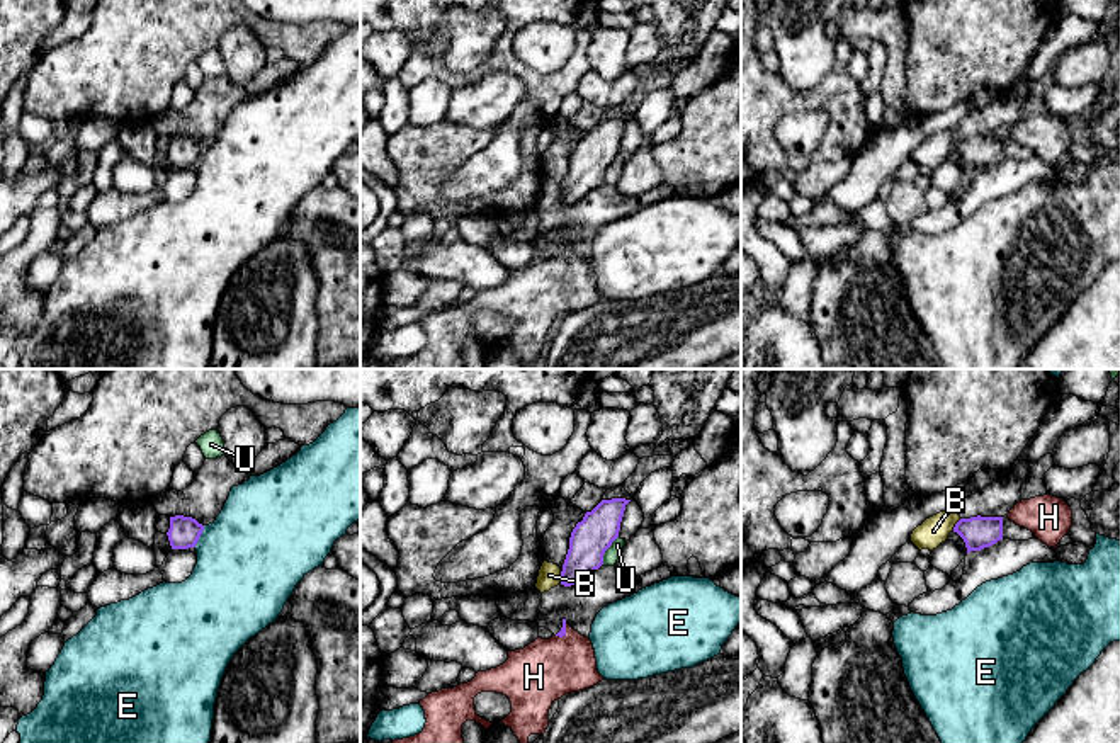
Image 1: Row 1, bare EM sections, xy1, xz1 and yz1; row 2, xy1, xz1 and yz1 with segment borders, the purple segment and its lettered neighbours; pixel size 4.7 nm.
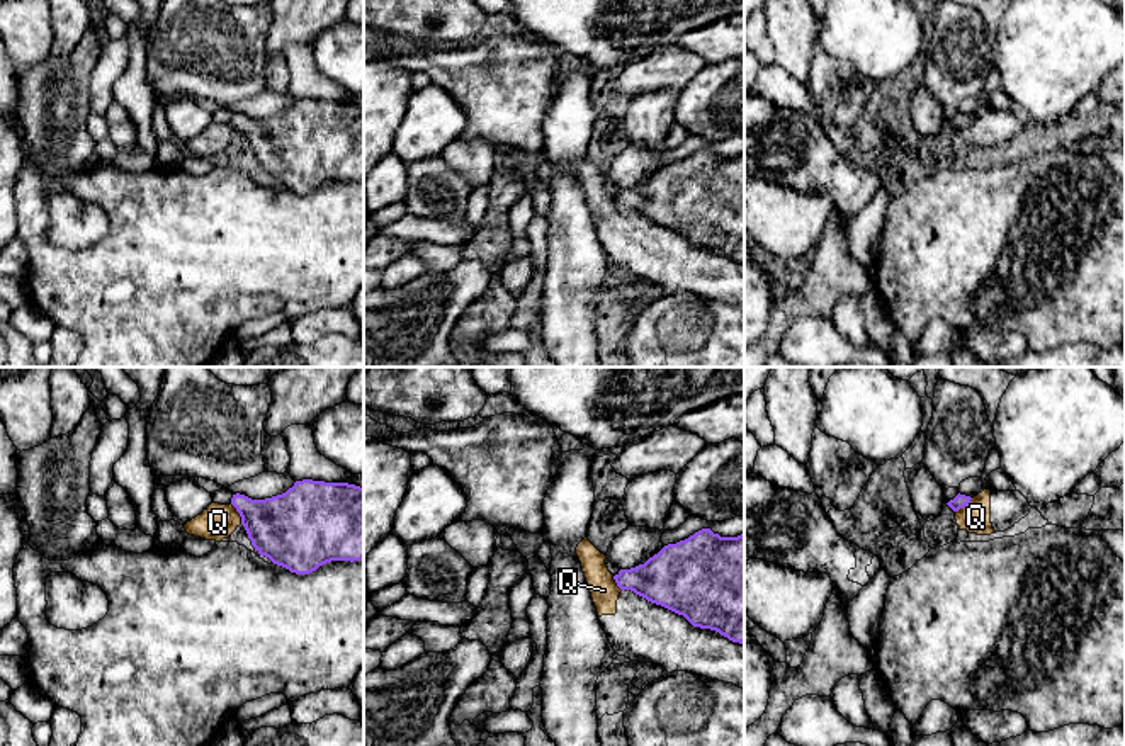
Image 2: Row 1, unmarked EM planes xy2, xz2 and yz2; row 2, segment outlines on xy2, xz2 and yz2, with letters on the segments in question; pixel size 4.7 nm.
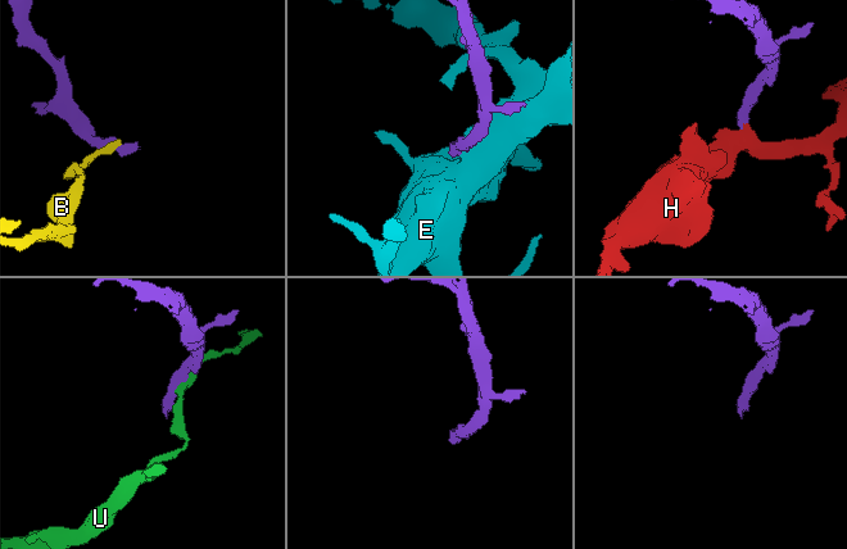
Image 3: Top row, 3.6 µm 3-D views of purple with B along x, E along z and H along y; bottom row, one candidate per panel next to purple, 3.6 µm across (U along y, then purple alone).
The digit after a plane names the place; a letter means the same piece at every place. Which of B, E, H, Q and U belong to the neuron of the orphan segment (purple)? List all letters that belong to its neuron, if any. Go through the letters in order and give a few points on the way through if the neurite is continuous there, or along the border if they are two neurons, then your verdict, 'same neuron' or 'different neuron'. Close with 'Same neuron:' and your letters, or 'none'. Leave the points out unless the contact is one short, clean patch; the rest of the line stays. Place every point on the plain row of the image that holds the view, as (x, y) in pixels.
B: border along xz1 (560, 191), (561, 201); different neuron
E: border along xy1 (204, 145), (194, 165); different neuron
H: runs through xz1 (561, 252), (565, 252), (565, 269), (543, 291); same neuron
Q: border along xy2 (230, 123), (242, 143); different neuron
U: border along xz1 (617, 155), (605, 170), (602, 182); different neuron
Same neuron: H

